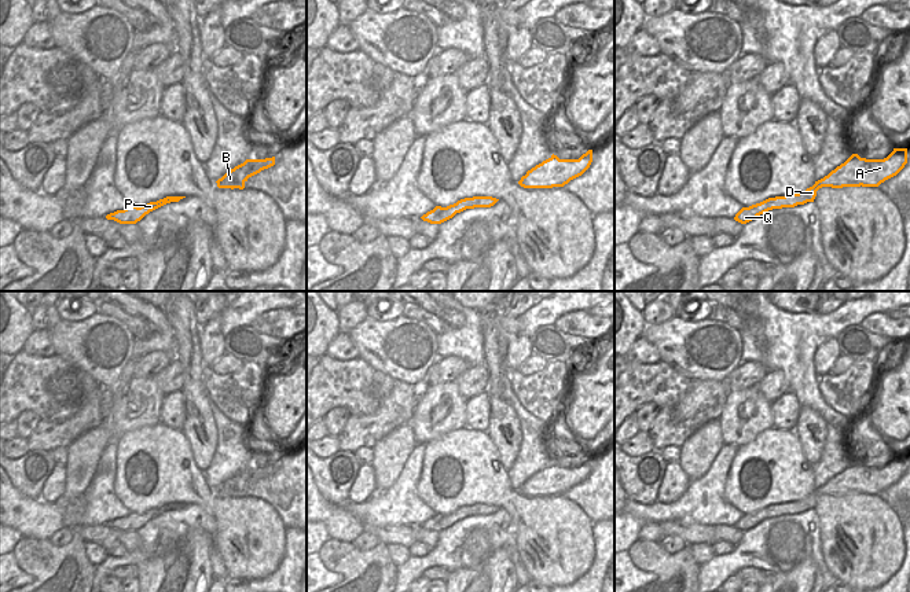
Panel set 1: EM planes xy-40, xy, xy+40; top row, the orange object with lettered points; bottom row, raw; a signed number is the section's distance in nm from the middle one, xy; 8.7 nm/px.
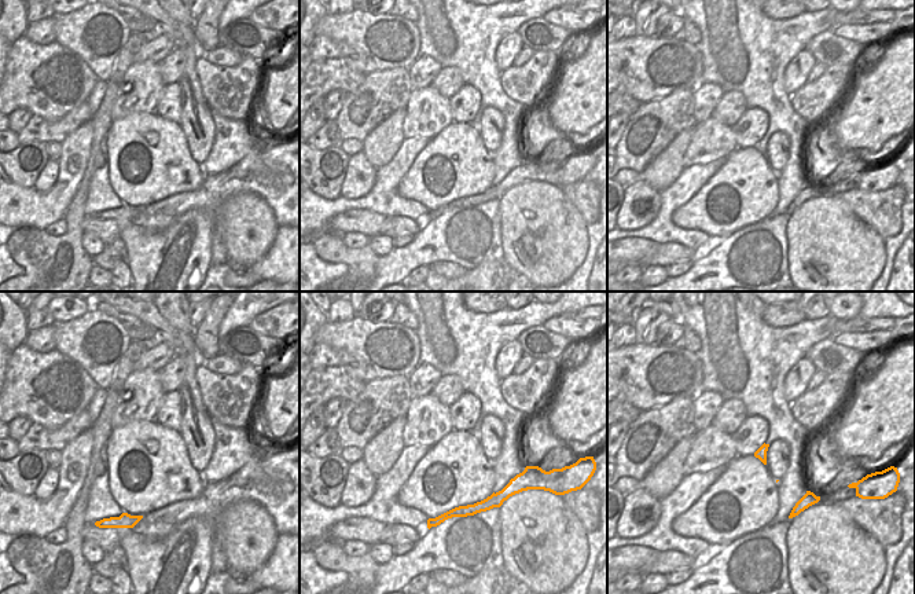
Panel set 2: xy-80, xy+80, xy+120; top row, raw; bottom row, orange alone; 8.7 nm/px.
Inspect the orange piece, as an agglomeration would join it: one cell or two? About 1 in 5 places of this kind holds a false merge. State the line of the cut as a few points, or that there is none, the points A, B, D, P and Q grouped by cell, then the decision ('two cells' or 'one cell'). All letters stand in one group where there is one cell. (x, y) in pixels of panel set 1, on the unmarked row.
cut none; groups A B D P Q; one cell

